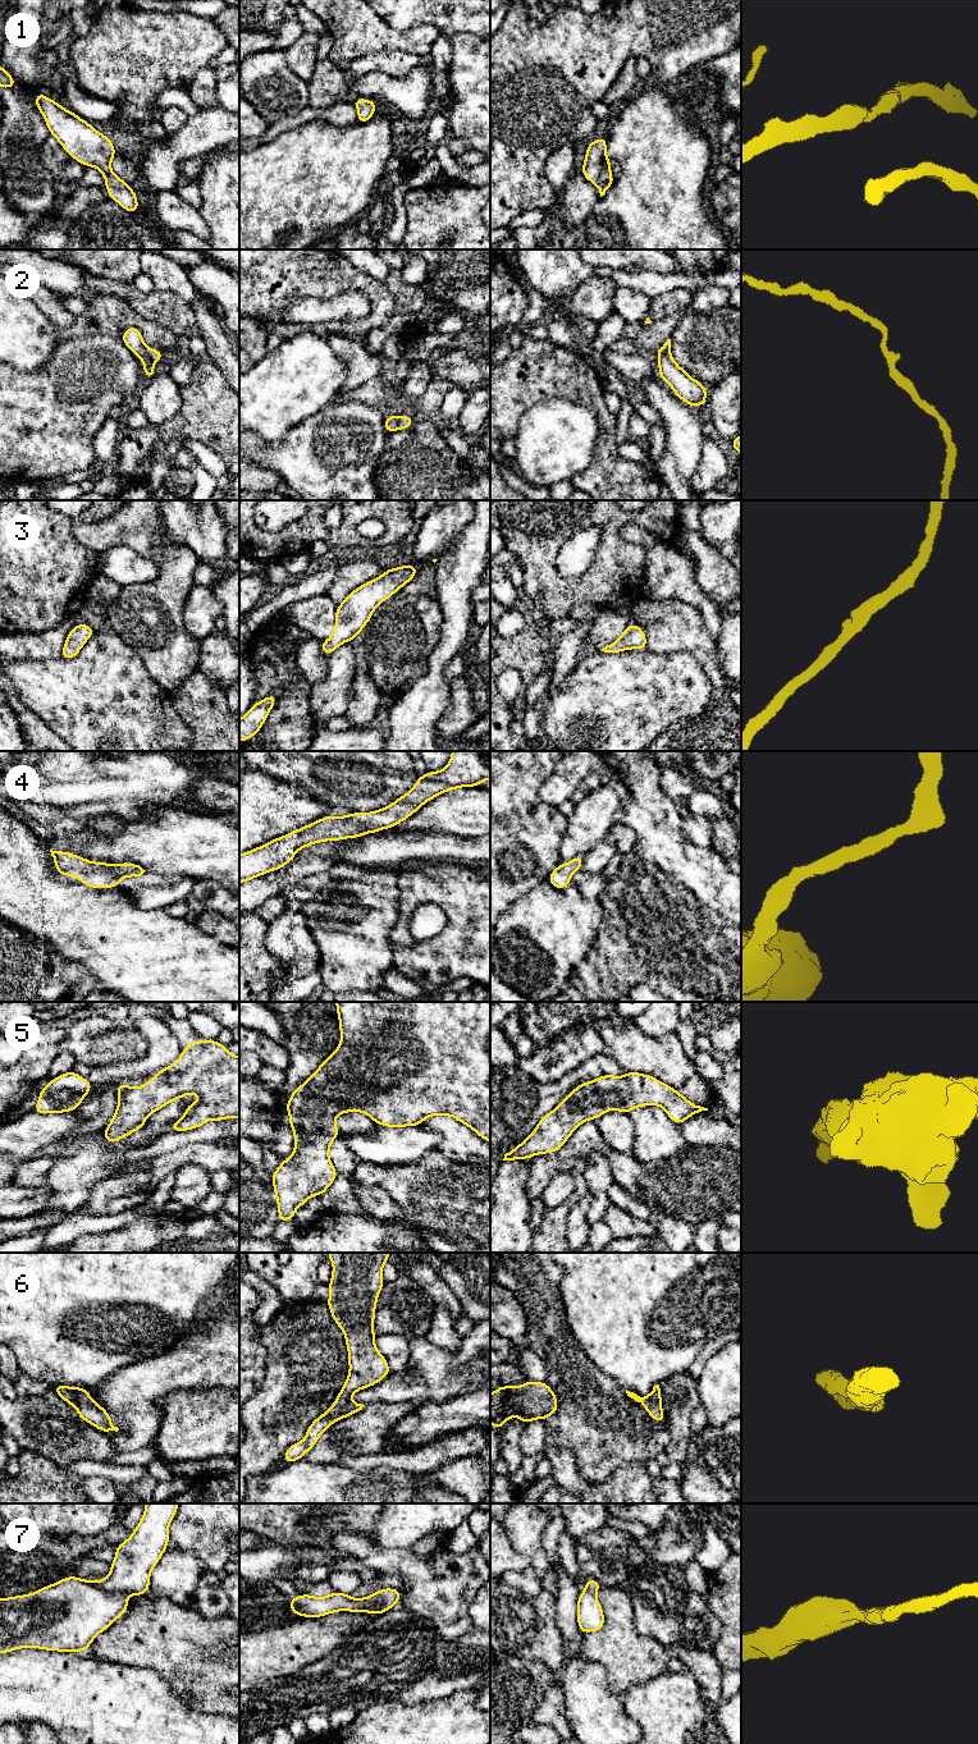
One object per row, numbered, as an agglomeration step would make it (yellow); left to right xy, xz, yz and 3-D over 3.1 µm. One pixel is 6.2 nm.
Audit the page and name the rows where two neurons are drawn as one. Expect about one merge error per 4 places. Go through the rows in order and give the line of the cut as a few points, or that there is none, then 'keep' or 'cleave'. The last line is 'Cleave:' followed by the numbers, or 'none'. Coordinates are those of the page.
1: no cut; keep
2: no cut; keep
3: no cut; keep
4: no cut; keep
5: no cut; keep
6: no cut; keep
7: no cut; keep
Cleave: none

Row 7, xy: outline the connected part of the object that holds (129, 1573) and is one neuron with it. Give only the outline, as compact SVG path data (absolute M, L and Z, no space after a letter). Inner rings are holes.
M146 1503L143 1515L131 1537L115 1547L110 1574L91 1581L65 1576L23 1596L0 1598L0 1654L20 1648L56 1652L84 1652L97 1634L125 1615L128 1594L143 1596L150 1589L150 1574L168 1548L169 1524L179 1503Z

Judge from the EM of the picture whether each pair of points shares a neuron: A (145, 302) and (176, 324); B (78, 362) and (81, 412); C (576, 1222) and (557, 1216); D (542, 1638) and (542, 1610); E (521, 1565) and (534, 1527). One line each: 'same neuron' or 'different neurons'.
A: same neuron
B: same neuron
C: different neurons
D: same neuron
E: different neurons

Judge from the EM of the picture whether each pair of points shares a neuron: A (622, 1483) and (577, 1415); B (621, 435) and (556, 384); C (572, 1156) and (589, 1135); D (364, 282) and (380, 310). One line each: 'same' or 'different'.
A: different
B: different
C: same
D: same

